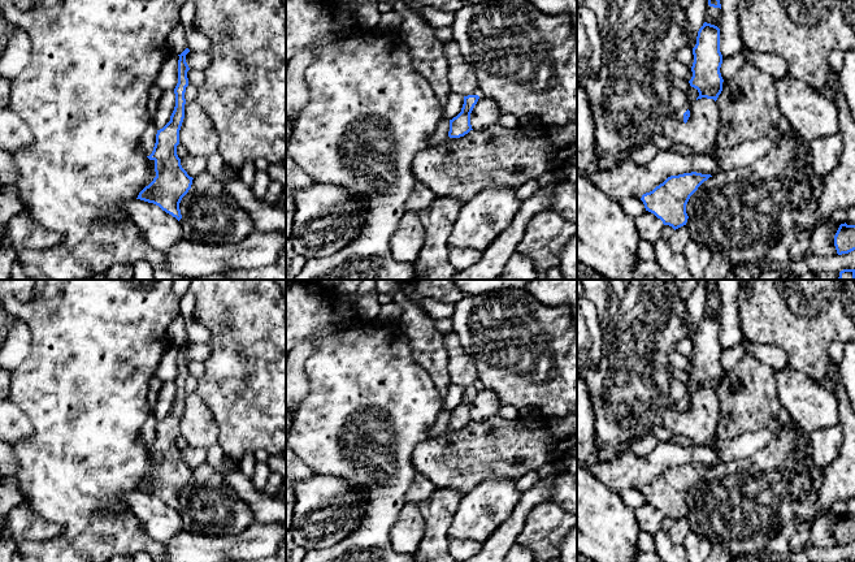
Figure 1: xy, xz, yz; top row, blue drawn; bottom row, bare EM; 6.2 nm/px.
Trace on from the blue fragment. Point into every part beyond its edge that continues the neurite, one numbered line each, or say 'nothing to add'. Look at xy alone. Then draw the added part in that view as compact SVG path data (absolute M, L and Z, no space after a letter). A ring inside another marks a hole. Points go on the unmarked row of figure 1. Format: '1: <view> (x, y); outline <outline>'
nothing to add

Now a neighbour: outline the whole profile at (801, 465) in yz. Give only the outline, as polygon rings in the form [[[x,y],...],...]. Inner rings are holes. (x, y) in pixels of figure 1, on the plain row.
[[[802,450],[795,451],[793,468],[797,472],[807,474],[811,479],[823,477],[825,474],[825,468],[819,467],[812,458],[806,461]]]

